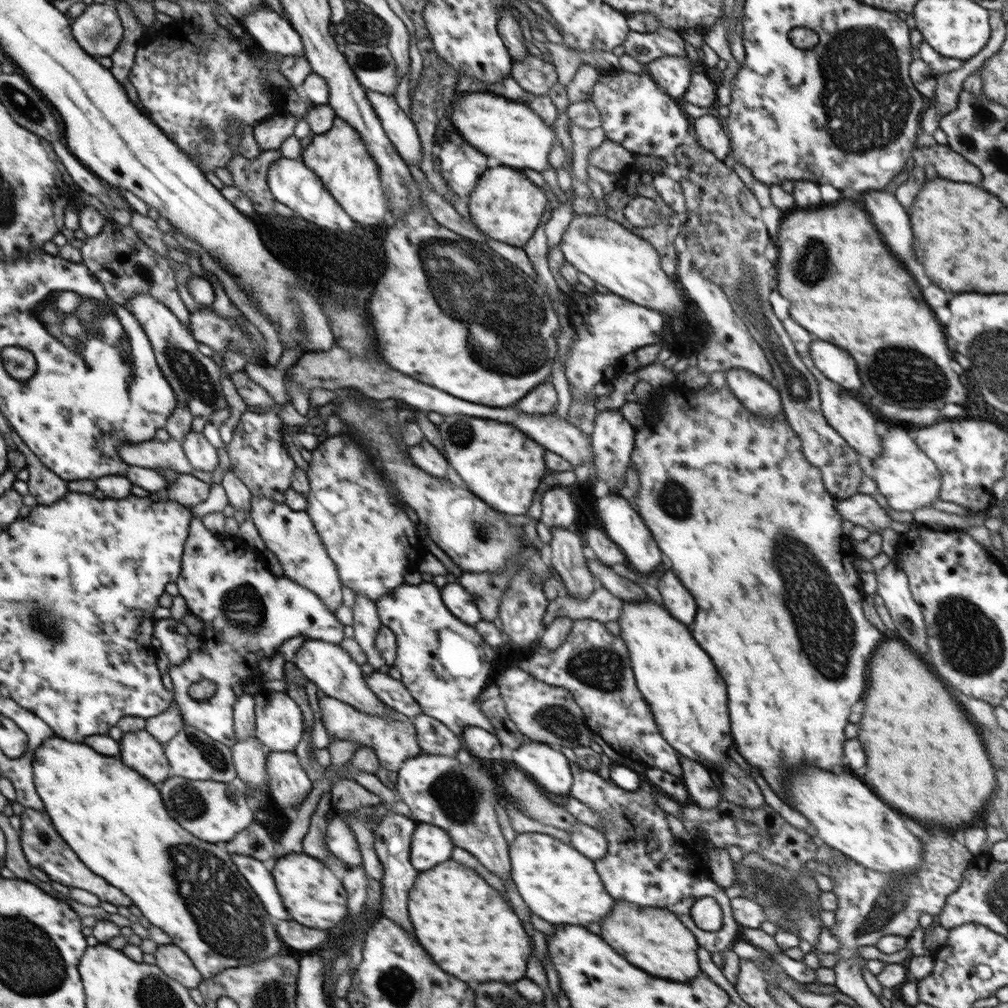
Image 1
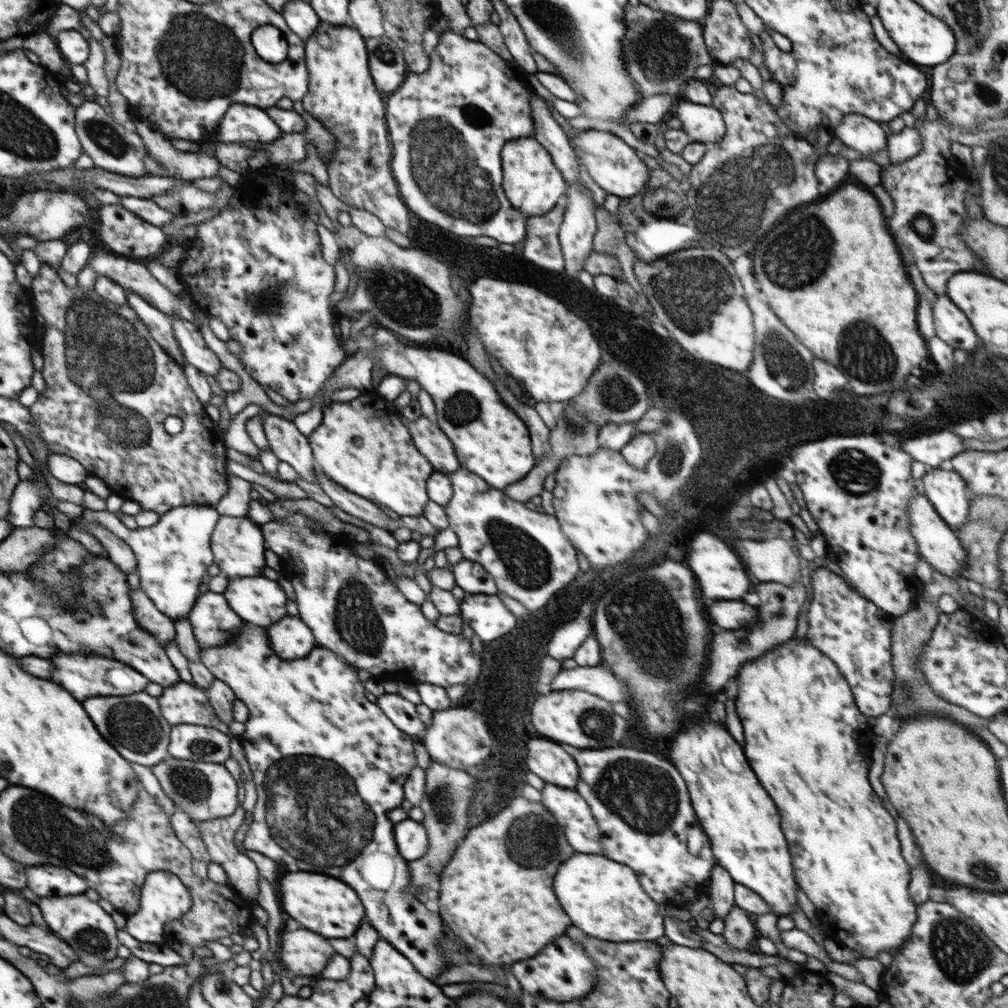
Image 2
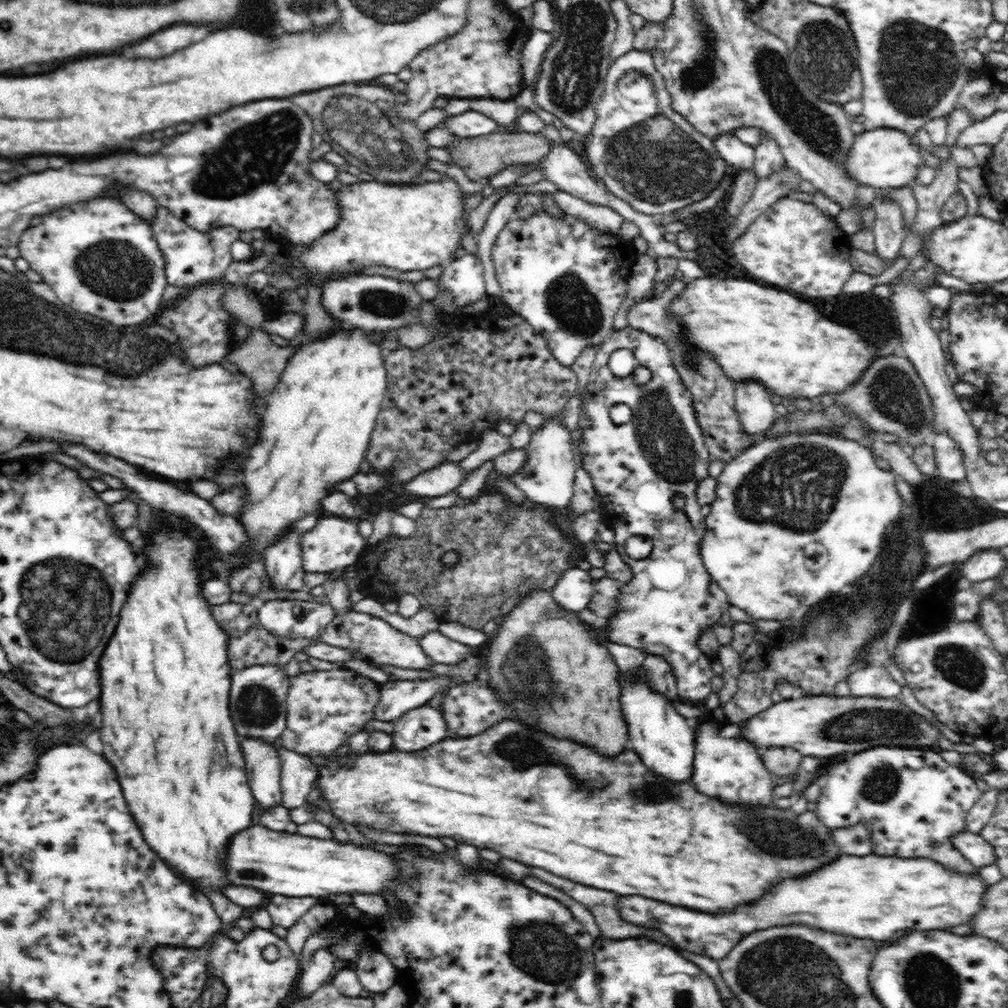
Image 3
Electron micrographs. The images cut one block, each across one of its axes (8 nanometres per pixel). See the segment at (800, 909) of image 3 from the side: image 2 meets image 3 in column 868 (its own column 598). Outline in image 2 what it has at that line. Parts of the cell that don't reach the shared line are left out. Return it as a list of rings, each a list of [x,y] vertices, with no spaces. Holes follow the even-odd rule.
[[[574,854],[560,864],[554,876],[554,892],[572,924],[588,936],[608,942],[660,940],[665,937],[661,906],[650,900],[636,873],[628,866],[594,854]]]

